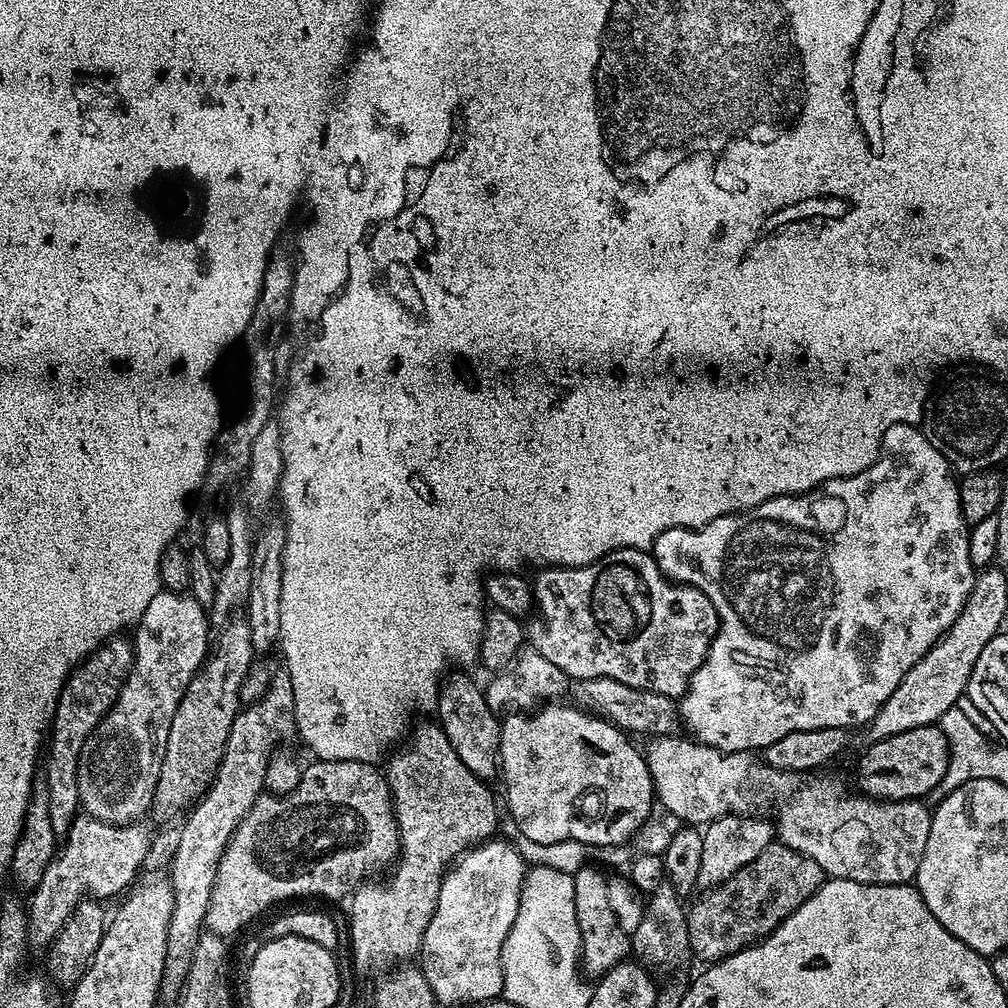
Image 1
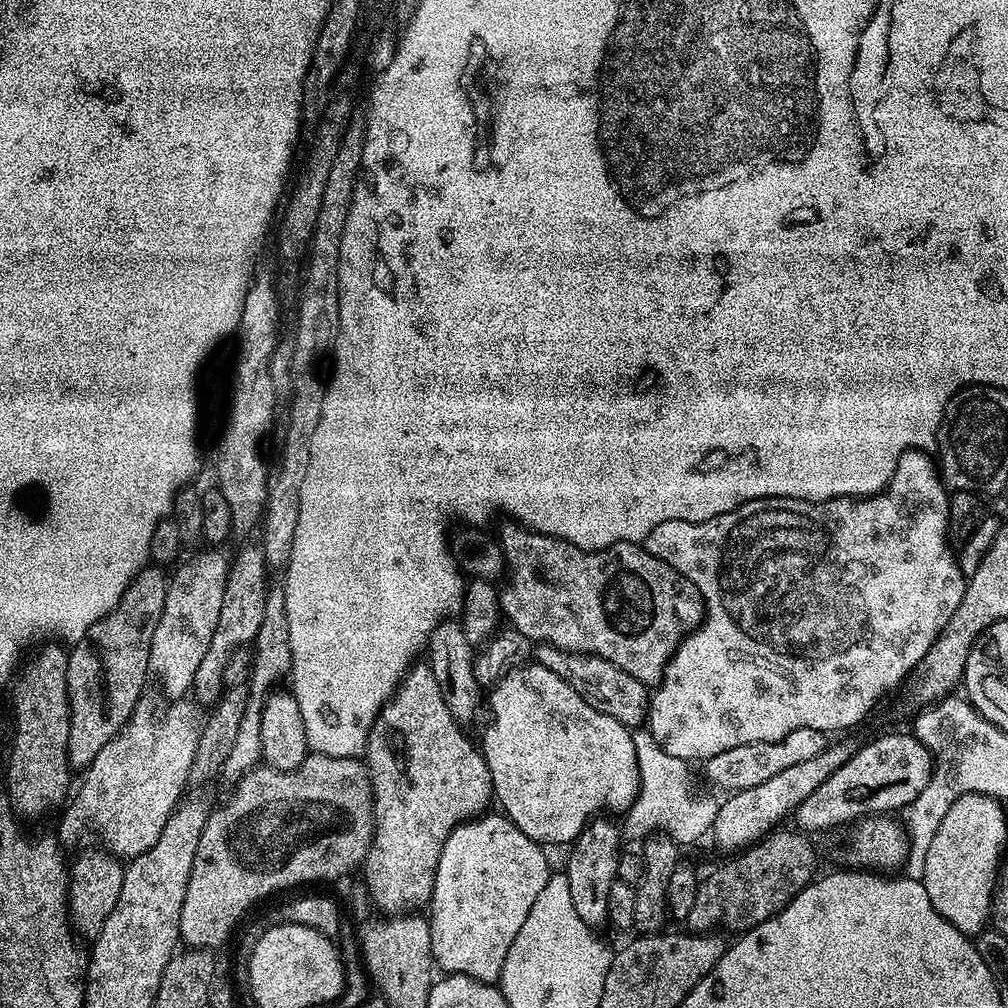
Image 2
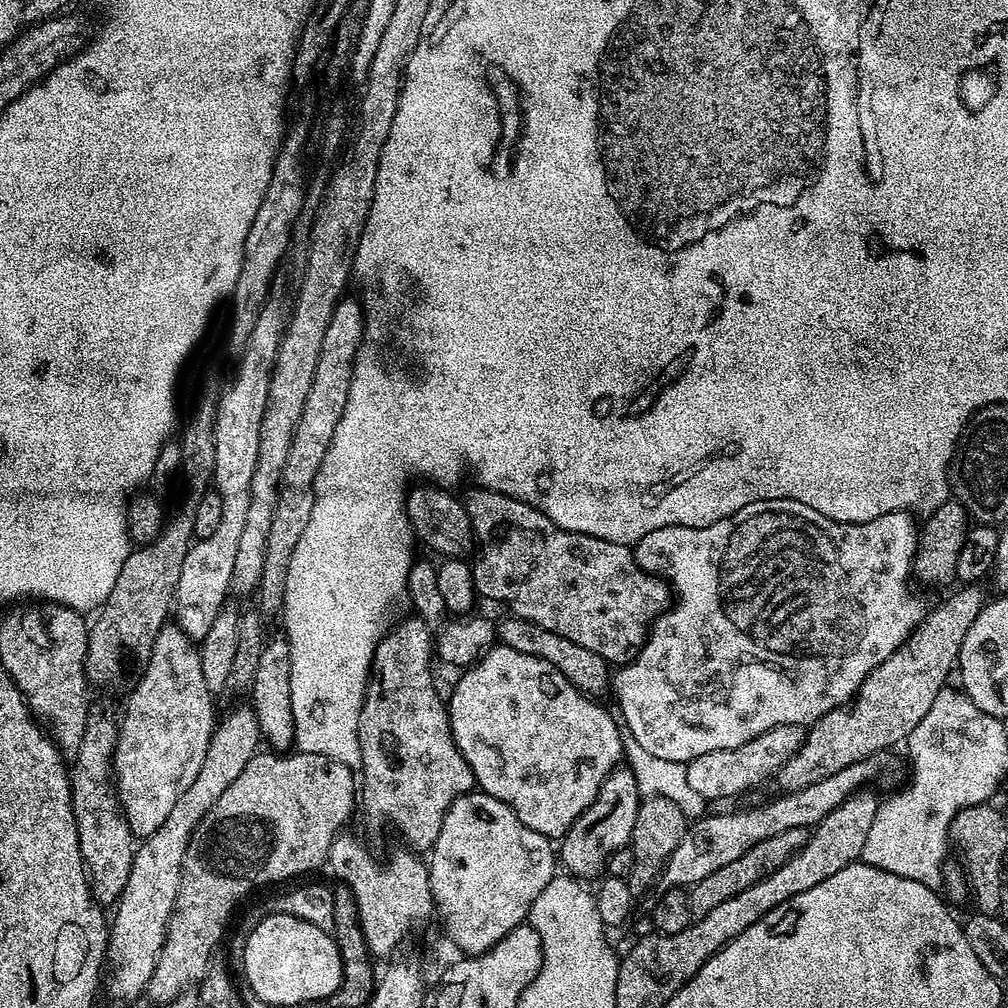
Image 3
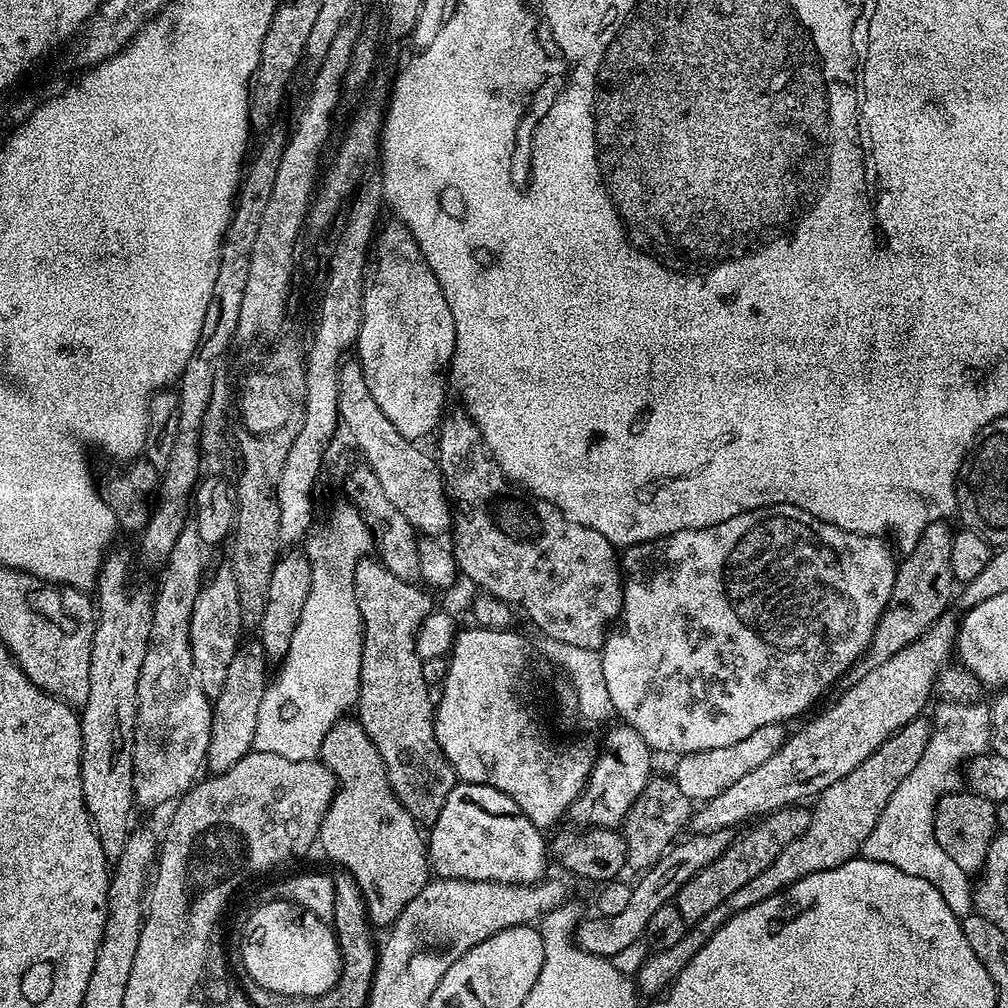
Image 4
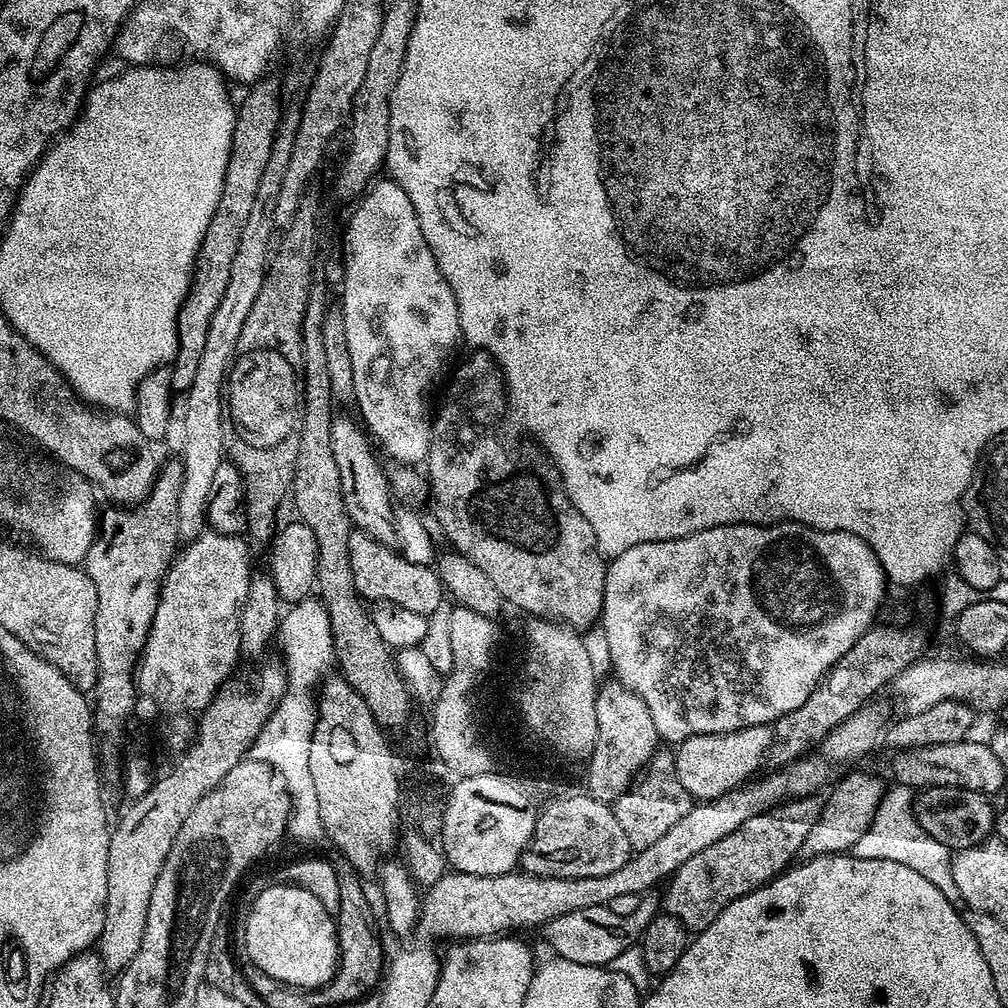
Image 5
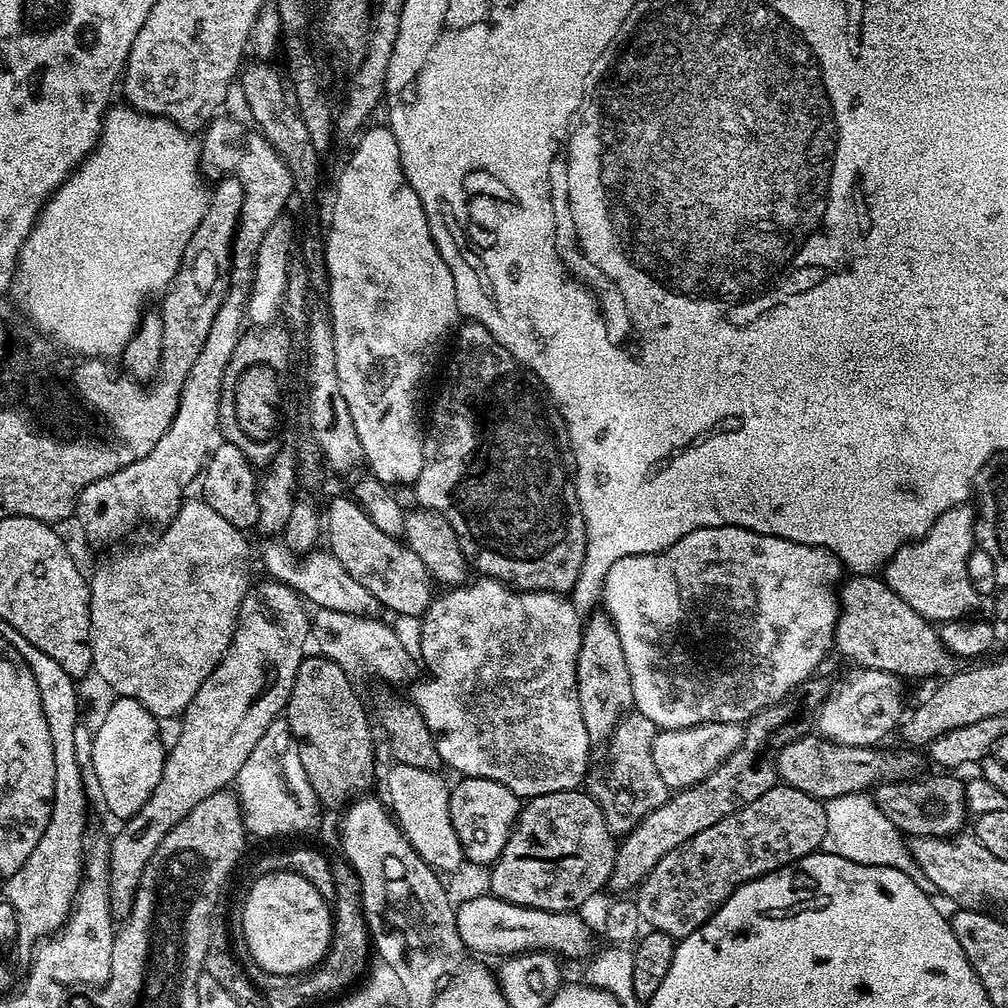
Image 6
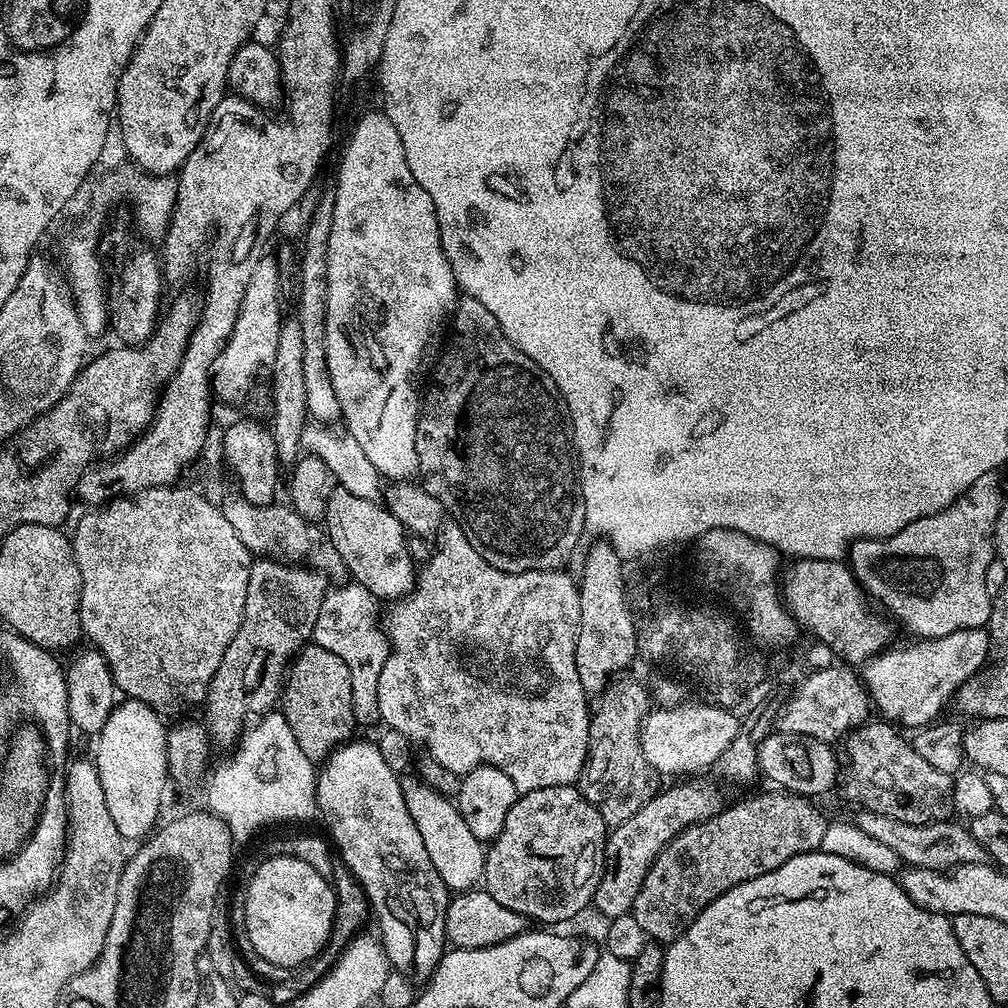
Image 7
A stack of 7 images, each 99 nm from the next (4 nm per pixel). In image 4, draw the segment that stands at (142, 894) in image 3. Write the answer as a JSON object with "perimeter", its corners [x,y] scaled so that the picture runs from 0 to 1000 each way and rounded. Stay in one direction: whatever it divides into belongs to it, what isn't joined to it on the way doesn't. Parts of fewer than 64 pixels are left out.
{"perimeter":[[[257,634],[239,638],[234,644],[232,657],[228,659],[228,669],[224,669],[222,683],[210,700],[210,723],[204,762],[207,767],[217,768],[228,764],[239,752],[251,745],[252,724],[256,720],[256,700],[264,686],[262,674],[266,671],[267,656],[262,649],[262,640]]]}

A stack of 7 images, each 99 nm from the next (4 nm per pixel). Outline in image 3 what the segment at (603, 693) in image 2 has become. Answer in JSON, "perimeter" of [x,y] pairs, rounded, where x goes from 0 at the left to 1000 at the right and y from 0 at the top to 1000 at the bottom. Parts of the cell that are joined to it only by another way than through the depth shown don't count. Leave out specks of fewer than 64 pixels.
{"perimeter":[[[501,610],[500,616],[492,619],[492,629],[495,638],[506,641],[506,645],[515,645],[518,649],[530,649],[530,653],[538,653],[546,657],[563,674],[570,683],[582,688],[584,691],[594,691],[594,687],[604,686],[605,660],[598,655],[589,645],[581,645],[581,641],[573,641],[573,637],[565,637],[565,633],[558,633],[530,617],[520,615],[516,611]]]}

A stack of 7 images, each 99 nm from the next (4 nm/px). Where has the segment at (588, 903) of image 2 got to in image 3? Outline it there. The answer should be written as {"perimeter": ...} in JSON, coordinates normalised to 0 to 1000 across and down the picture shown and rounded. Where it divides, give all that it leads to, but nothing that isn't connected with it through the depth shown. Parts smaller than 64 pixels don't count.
{"perimeter":[[[623,760],[612,761],[603,769],[596,780],[589,796],[565,819],[565,823],[554,837],[554,853],[560,857],[564,866],[570,867],[576,874],[590,874],[602,862],[603,850],[614,841],[626,838],[629,827],[629,815],[633,812],[633,804],[637,797],[630,769]]]}

